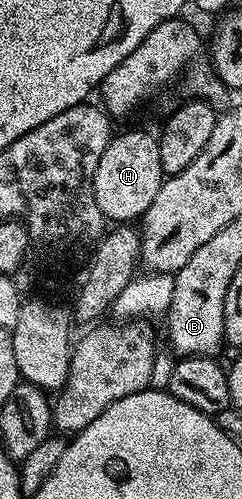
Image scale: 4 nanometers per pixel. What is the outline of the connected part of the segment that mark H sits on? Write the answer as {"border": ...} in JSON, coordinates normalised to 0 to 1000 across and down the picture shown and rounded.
{"border":[[[521,263],[508,271],[475,269],[413,315],[413,331],[397,331],[388,349],[397,411],[426,435],[442,441],[471,439],[455,443],[475,449],[504,451],[525,443],[583,441],[587,433],[603,429],[612,411],[628,411],[628,403],[645,403],[645,387],[661,379],[674,357],[649,269],[616,271],[603,263]]]}

